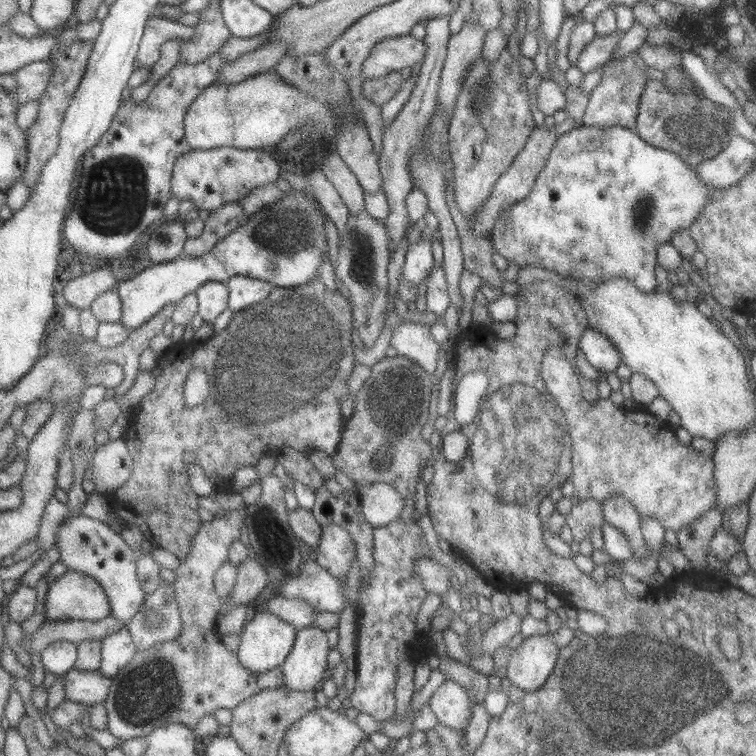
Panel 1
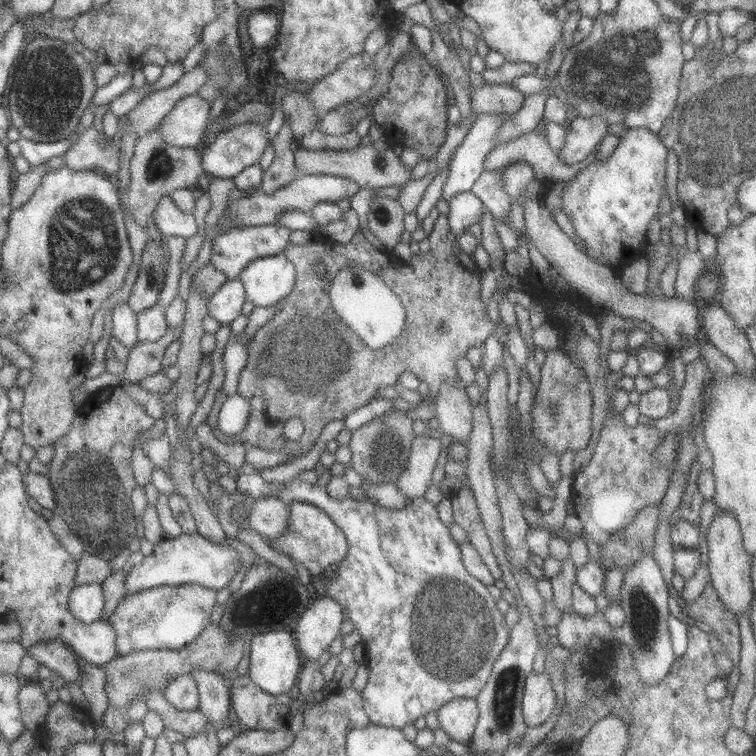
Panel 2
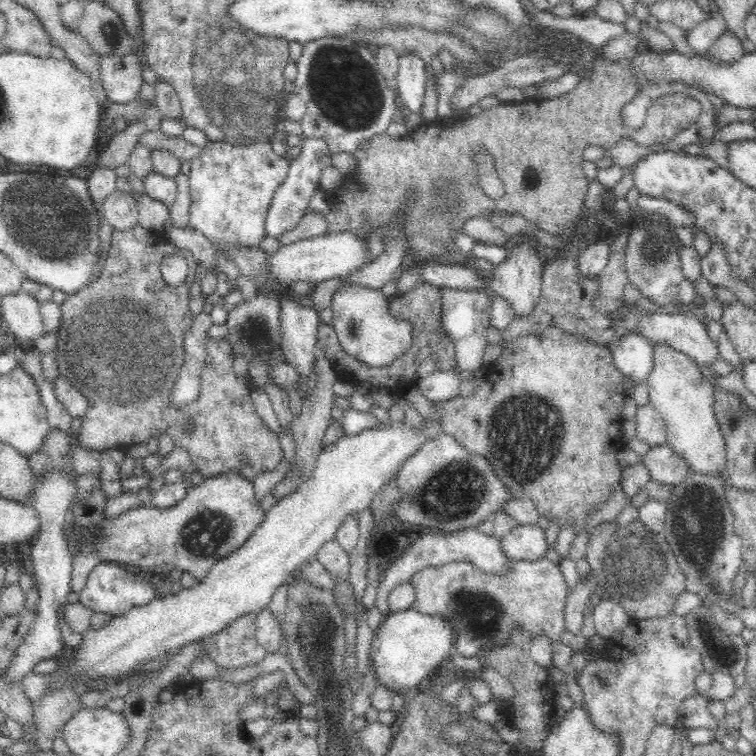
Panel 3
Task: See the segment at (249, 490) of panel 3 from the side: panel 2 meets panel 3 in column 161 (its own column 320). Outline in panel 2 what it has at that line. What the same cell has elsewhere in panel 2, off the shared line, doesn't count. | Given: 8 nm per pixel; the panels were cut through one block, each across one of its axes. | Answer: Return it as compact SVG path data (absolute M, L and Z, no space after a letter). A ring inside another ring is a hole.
M296 502L290 506L291 518L289 528L280 538L270 539L270 546L280 554L290 556L301 562L302 566L310 572L316 574L320 570L324 571L332 564L340 563L348 552L348 542L345 533L338 528L337 523L317 506Z

